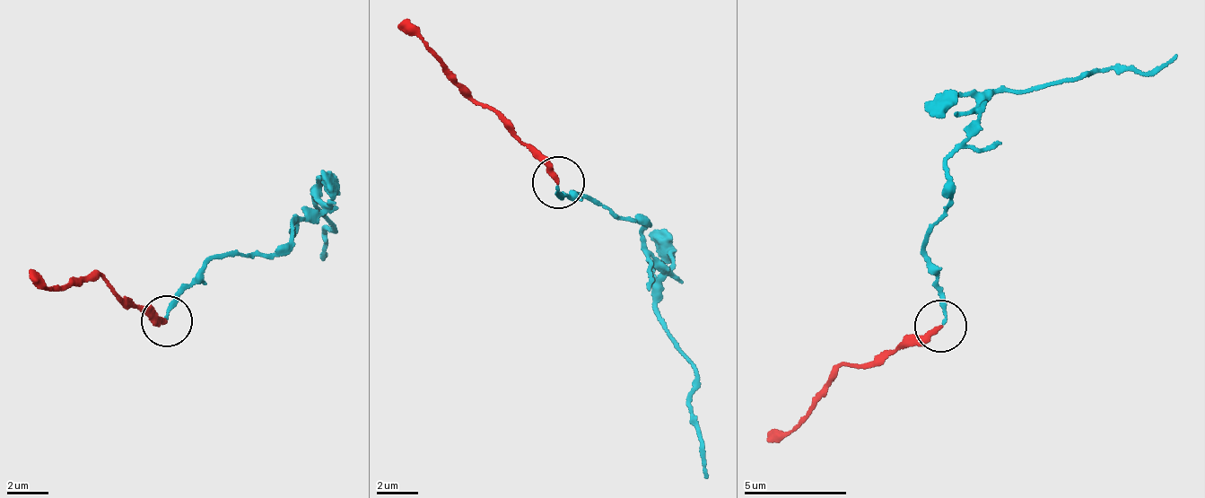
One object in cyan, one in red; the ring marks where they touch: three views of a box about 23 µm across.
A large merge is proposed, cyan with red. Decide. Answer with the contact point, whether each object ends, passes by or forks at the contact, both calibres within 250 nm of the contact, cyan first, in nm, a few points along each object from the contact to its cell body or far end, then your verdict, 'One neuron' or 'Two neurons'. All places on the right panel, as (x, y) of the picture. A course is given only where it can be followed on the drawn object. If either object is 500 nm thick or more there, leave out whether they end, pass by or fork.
Place: (940, 326). At the ring cyan ends. At the ring red ends. Thickness 130 nm (cyan) against 280 nm. Course of cyan: (941, 323), (923, 249), (977, 107), (1107, 69), (1154, 75), (1177, 56). Course of red: (941, 327), (875, 363), (841, 366), (788, 433), (767, 432). Two neurons

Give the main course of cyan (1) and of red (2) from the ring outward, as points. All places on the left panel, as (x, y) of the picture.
1: (164, 318), (213, 260), (269, 257), (320, 200), (314, 192), (312, 205), (331, 228), (321, 260), (325, 254)
2: (164, 322), (120, 301), (98, 275), (44, 287), (29, 268)

